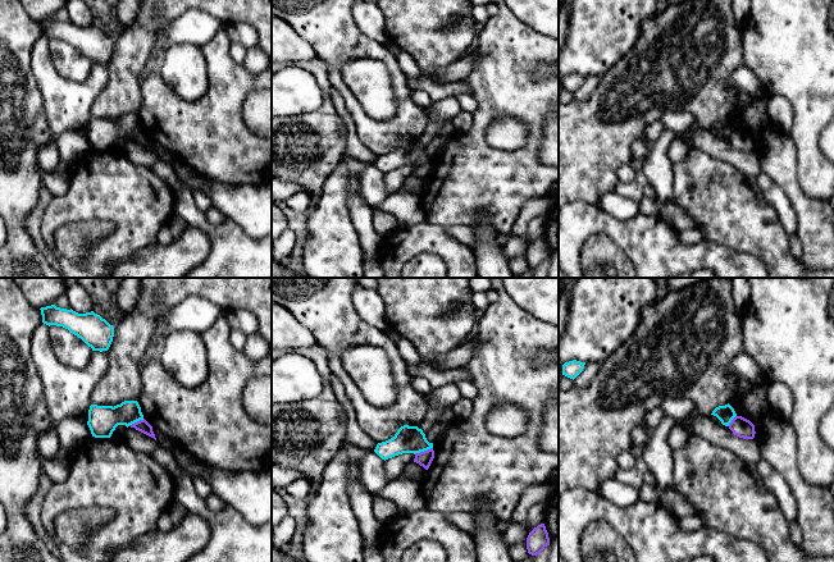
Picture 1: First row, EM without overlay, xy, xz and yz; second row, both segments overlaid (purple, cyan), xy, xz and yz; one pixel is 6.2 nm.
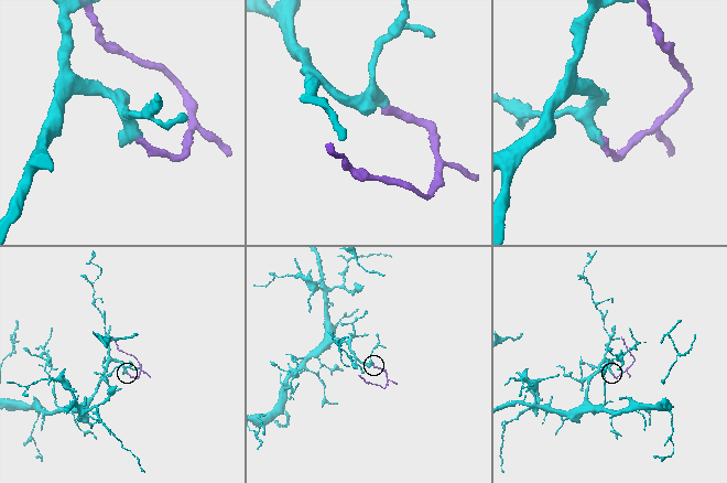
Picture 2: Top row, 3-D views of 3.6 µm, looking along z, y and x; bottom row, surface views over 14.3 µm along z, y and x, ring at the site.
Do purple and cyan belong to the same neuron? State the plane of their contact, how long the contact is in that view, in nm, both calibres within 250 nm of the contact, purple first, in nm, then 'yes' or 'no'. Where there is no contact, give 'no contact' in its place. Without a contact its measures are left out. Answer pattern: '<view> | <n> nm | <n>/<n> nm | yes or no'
xz | 130 nm | 100/180 nm | no

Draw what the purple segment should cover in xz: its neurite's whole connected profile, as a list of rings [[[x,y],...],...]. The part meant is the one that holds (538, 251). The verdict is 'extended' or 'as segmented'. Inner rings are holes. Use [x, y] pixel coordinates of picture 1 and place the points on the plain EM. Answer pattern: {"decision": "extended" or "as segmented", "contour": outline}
{"decision": "as segmented", "contour": [[[544,237],[534,241],[527,251],[527,262],[532,269],[539,268],[547,259],[550,259],[548,246]]]}

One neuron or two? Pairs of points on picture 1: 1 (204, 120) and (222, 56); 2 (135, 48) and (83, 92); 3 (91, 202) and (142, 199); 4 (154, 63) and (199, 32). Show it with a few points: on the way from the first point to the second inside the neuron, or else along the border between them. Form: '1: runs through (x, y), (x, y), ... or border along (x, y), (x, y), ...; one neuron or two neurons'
1: runs through (219, 105), (222, 103), (222, 72); one neuron
2: border along (108, 64), (108, 82), (95, 97); two neurons
3: runs through (104, 199), (130, 199); one neuron
4: runs through (160, 50), (177, 32), (186, 32); one neuron

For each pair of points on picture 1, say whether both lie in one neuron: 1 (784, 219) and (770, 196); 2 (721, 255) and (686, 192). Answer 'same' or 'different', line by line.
1: same
2: different

